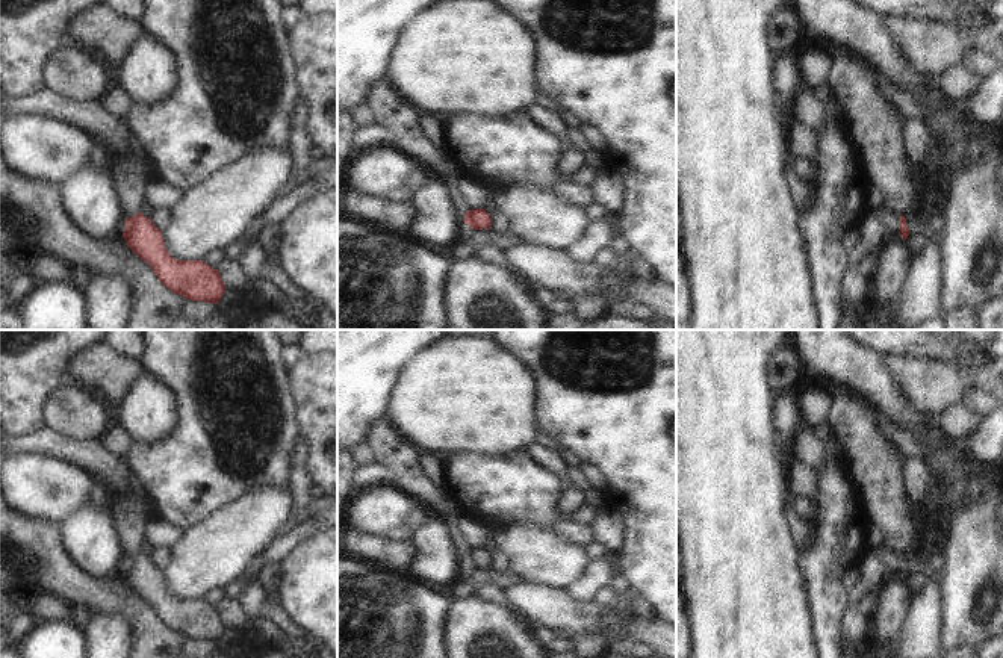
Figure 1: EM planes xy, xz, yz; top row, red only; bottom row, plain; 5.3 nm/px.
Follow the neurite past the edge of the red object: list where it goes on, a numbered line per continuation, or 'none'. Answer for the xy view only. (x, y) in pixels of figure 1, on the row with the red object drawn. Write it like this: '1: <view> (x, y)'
1: xy (127, 173)

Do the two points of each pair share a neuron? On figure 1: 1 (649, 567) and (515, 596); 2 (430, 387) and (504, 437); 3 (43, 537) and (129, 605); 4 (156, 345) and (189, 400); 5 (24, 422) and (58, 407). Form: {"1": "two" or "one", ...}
{"1": "two", "2": "one", "3": "one", "4": "one", "5": "two"}

